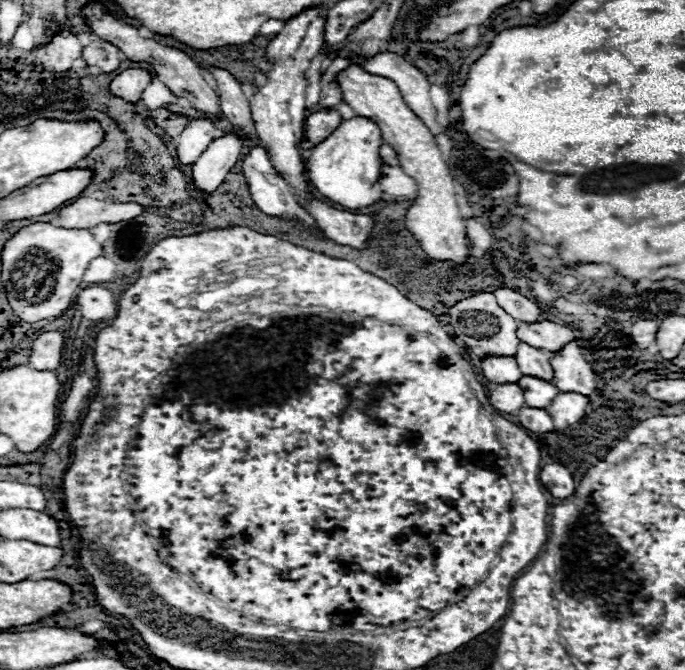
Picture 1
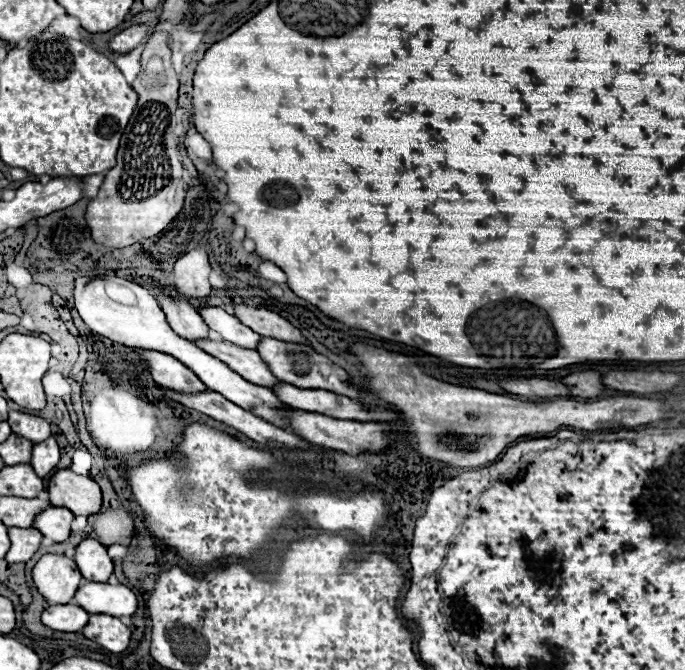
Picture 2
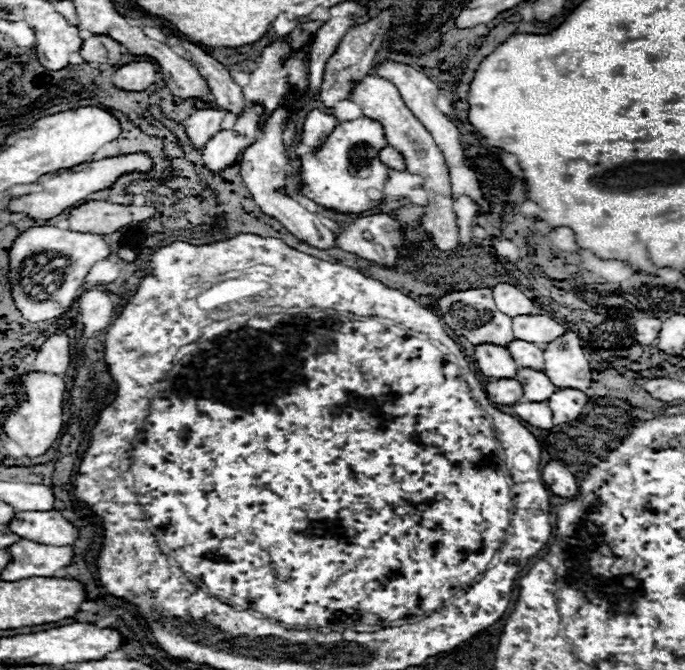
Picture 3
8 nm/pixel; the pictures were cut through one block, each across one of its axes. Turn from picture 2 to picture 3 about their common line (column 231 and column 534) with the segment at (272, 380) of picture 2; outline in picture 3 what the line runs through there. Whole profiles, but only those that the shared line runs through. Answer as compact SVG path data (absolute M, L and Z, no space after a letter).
M512 340L508 344L508 352L516 360L518 368L540 368L540 370L544 370L544 352L534 342Z

